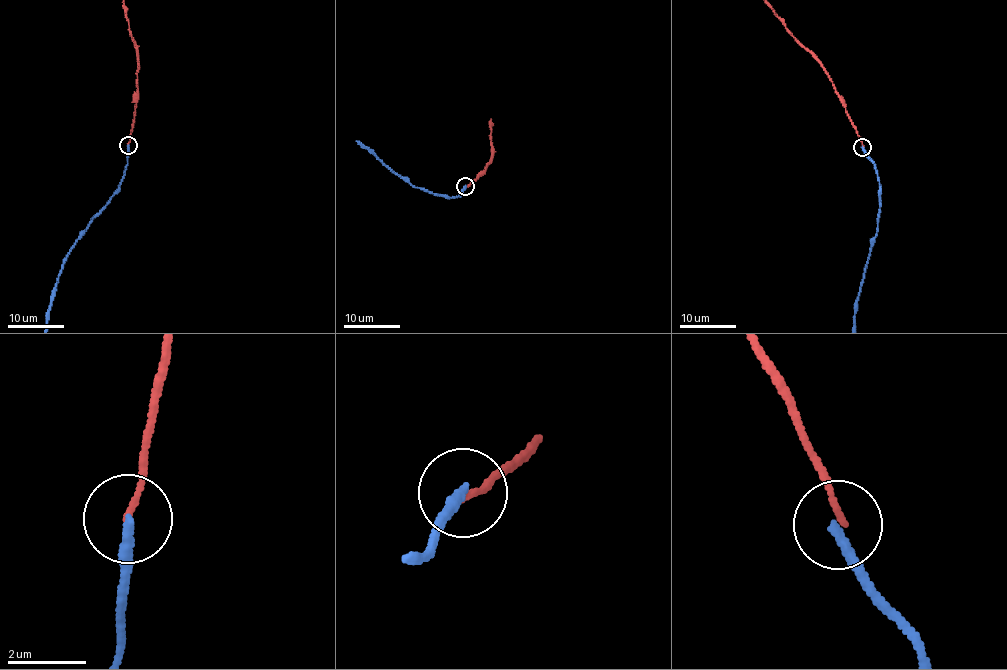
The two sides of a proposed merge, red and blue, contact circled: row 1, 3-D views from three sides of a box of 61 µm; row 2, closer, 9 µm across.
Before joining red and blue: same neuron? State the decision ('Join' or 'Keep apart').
Keep apart

